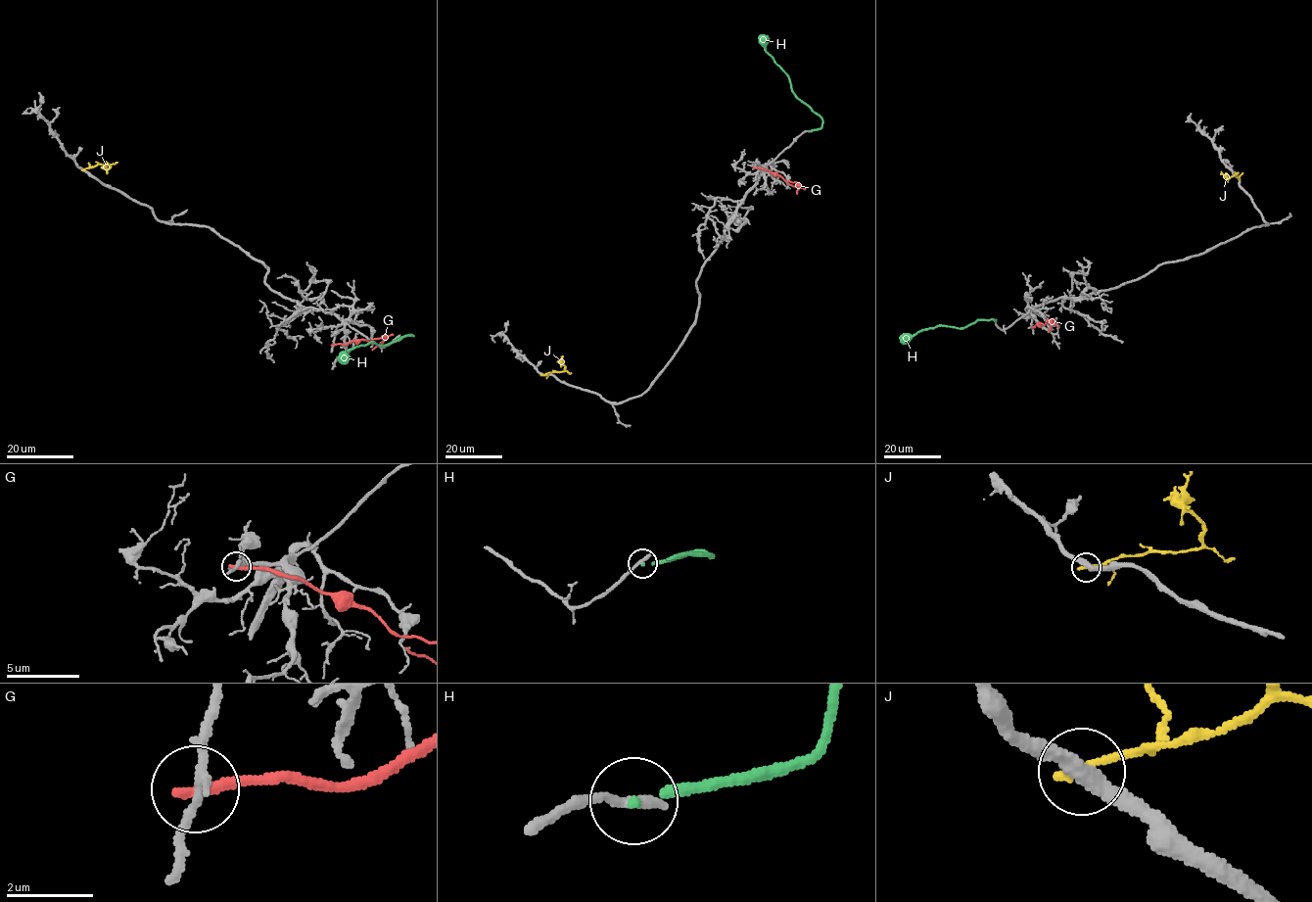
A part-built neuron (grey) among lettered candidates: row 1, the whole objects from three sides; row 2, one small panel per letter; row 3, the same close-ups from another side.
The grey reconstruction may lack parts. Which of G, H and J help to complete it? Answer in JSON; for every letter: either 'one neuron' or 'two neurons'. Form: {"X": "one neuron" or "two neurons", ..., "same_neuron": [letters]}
{"G": "two neurons", "H": "two neurons", "J": "two neurons", "same_neuron": []}

